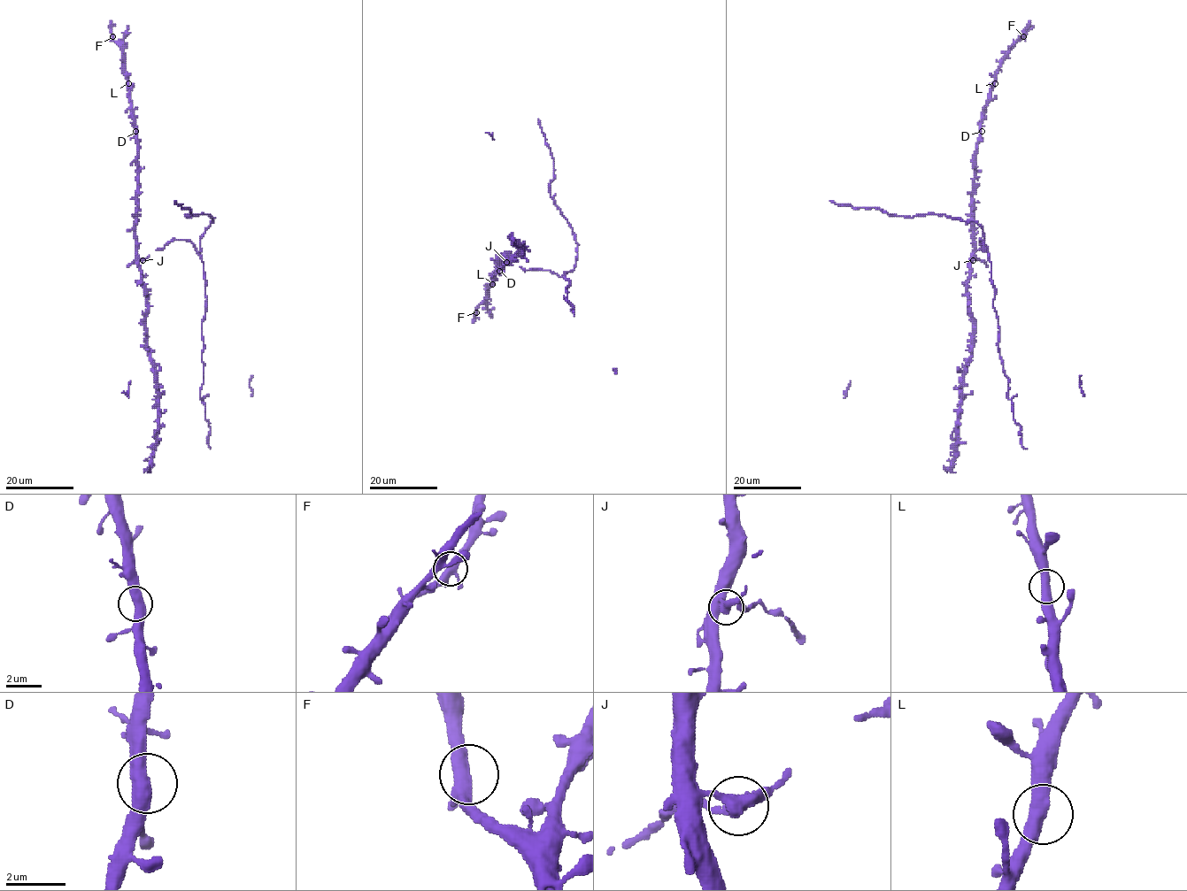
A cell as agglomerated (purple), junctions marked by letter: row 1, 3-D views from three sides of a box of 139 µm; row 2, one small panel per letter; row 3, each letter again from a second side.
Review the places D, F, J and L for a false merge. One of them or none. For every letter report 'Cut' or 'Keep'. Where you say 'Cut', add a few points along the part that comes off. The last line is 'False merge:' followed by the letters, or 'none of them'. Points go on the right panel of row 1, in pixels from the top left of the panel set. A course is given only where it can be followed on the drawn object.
D: Keep
F: Keep
J: Keep
L: Keep
False merge: none of them

